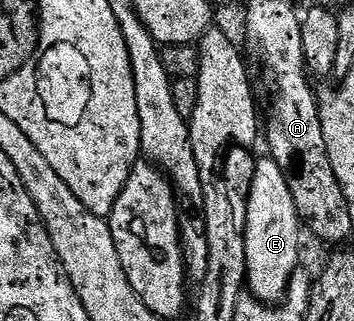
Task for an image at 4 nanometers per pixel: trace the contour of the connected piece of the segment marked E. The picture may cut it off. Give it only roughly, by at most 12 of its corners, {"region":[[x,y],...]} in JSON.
{"region":[[254,166],[244,213],[246,284],[281,303],[304,224],[284,172]]}

